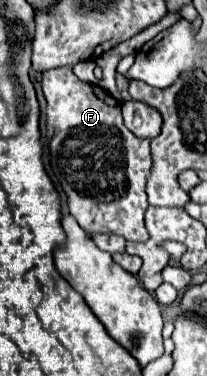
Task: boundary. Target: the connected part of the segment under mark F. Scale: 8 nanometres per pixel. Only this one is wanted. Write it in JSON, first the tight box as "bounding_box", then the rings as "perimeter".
{"bounding_box":[42,67,152,241],"perimeter":[[[72,67],[50,69],[48,73],[44,73],[42,91],[48,101],[46,127],[52,169],[62,183],[64,193],[68,195],[68,209],[72,211],[72,217],[88,233],[116,233],[122,235],[126,241],[148,241],[150,235],[144,223],[144,215],[149,206],[146,199],[146,177],[152,163],[148,141],[134,137],[126,129],[120,103],[108,91],[104,91],[102,95],[96,93],[96,87],[80,81],[72,73]]]}

